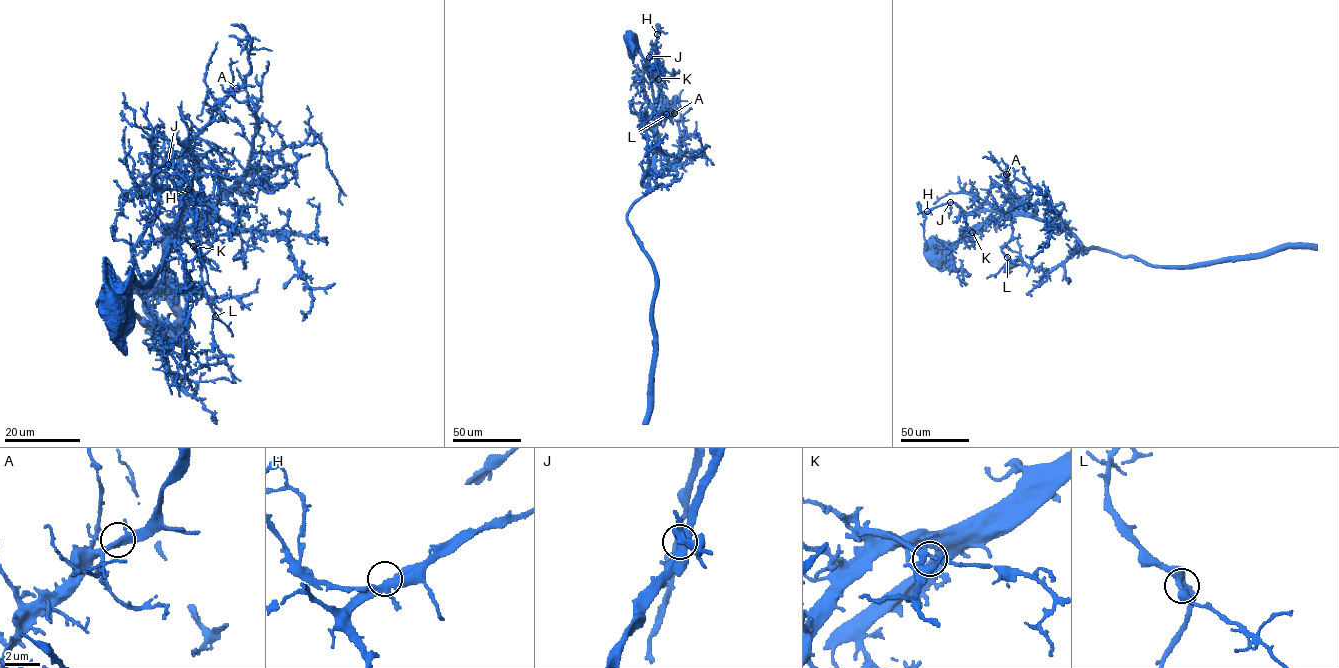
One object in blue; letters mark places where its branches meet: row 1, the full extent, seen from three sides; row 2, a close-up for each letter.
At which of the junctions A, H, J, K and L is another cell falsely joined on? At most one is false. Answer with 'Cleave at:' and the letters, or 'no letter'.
Cleave at: no letter

